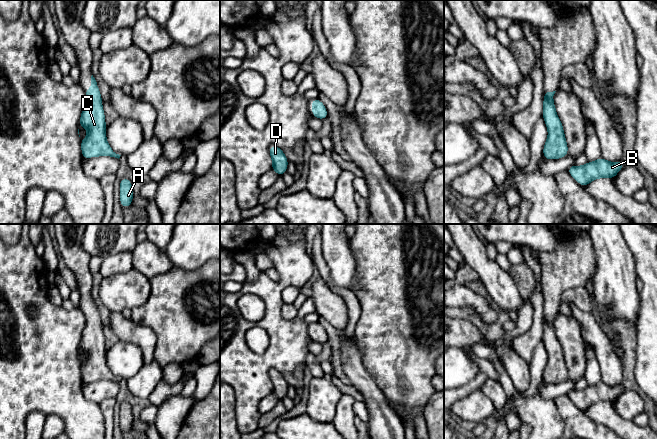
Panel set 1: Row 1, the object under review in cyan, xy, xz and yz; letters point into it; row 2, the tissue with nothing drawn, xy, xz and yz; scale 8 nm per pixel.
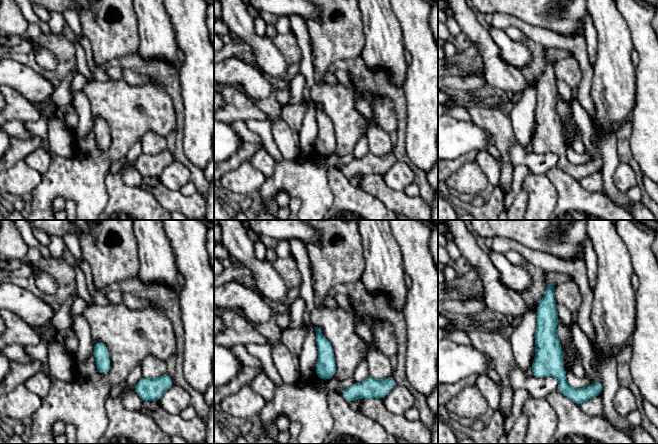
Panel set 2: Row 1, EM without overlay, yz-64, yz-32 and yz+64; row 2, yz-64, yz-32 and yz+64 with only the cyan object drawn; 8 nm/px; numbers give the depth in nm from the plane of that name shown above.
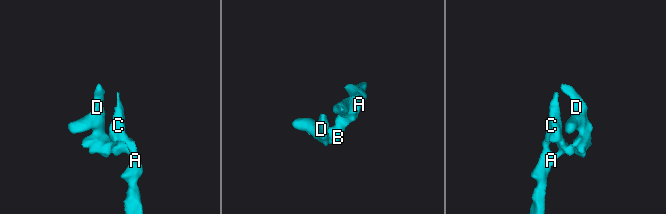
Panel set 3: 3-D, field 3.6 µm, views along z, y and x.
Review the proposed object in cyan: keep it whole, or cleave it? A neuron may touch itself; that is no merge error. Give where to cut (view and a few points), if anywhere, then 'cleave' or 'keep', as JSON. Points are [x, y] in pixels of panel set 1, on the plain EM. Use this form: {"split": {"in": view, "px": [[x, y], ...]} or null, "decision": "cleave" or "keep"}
{"split": null, "decision": "keep"}

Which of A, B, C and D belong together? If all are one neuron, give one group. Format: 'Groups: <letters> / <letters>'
Groups: A B C D

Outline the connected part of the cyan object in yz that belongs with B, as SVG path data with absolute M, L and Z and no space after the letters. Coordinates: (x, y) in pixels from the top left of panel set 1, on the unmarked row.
M600 381L594 386L587 386L583 390L571 389L568 397L583 411L598 402L614 403L617 397L625 390L623 384L609 386Z

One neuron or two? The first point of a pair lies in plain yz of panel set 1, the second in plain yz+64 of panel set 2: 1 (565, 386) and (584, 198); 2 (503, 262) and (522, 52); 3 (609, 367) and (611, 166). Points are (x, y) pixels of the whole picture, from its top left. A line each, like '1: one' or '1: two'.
1: two
2: one
3: one

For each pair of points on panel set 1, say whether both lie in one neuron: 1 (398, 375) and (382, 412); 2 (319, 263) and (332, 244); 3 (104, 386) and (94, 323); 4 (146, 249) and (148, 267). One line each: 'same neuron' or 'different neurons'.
1: different neurons
2: different neurons
3: different neurons
4: same neuron

